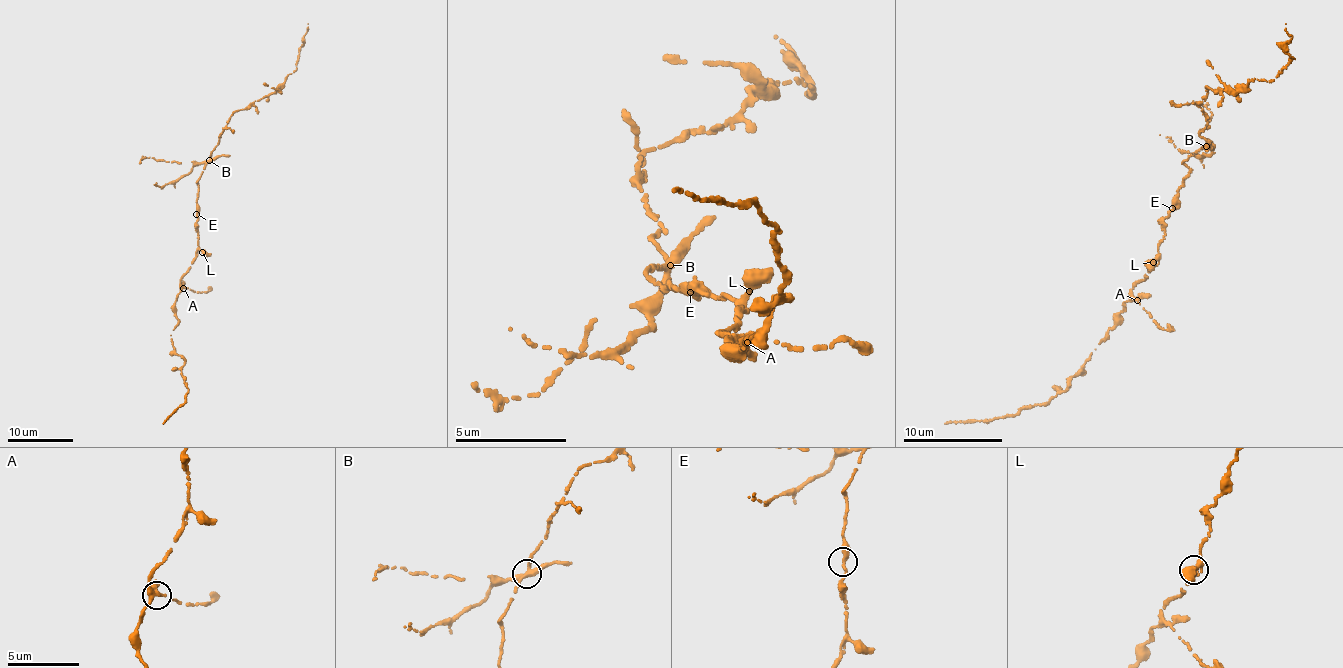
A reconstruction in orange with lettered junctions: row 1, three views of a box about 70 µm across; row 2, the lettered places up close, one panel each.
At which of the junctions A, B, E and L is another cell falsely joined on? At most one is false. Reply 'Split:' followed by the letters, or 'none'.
Split: B

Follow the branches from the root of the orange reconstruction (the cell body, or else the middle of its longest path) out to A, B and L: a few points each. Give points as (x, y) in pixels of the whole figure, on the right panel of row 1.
A: (1173, 211), (1164, 220), (1158, 262), (1132, 292), (1137, 300)
B: (1173, 211), (1173, 197), (1190, 169), (1184, 162), (1207, 146)
L: (1173, 211), (1164, 220), (1164, 238), (1158, 243), (1153, 262)

